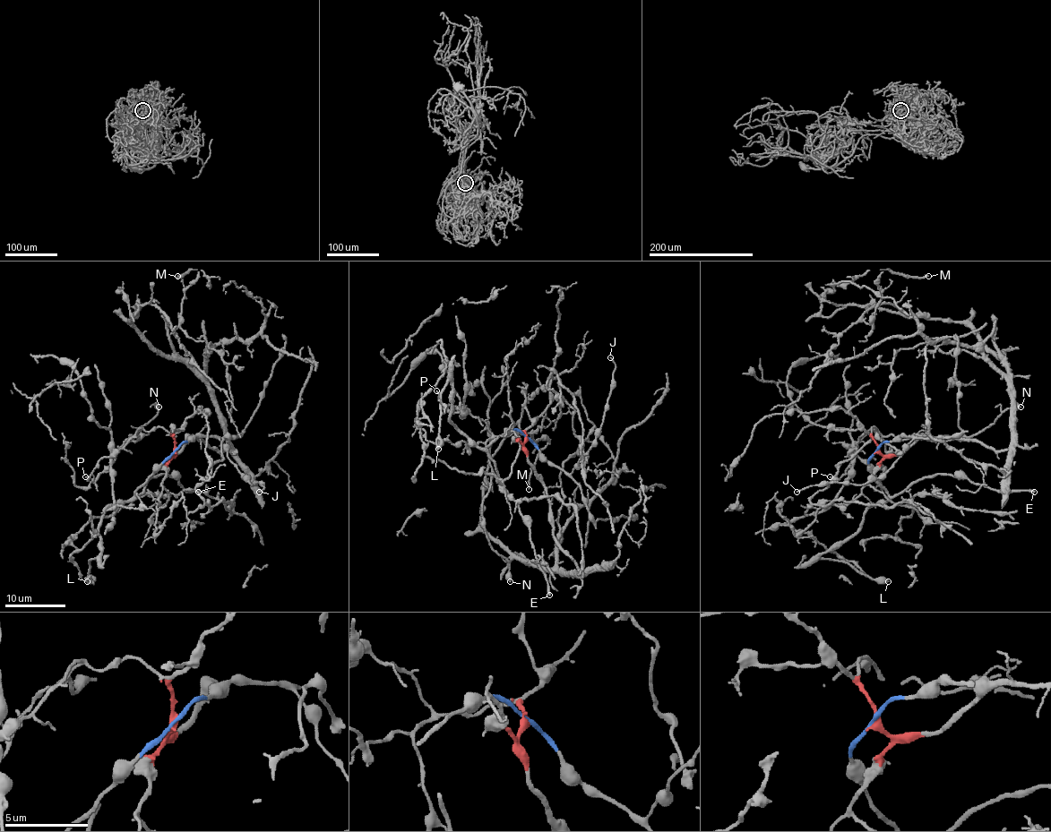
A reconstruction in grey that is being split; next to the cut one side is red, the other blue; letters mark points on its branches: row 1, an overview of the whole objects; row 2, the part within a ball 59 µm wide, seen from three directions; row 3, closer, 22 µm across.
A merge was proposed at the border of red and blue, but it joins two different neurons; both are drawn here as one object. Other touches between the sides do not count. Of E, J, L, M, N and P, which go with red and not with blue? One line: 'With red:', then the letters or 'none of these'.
With red: M, N, P

